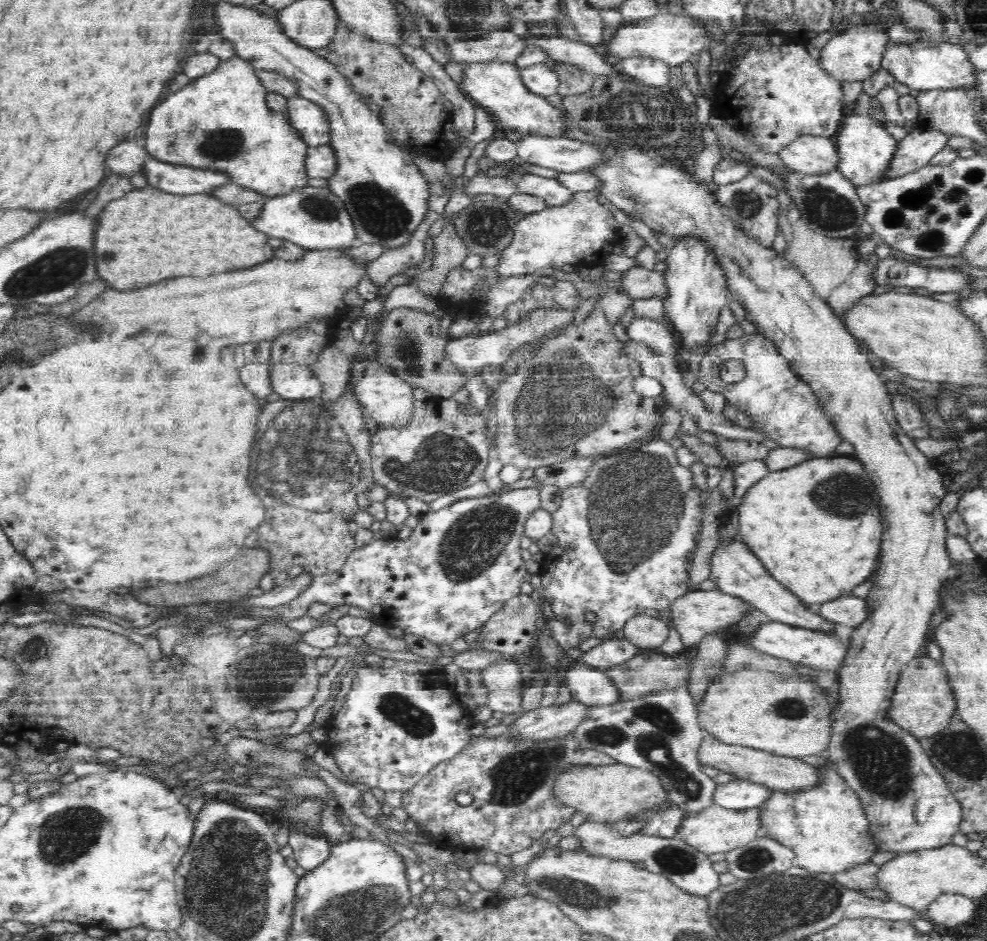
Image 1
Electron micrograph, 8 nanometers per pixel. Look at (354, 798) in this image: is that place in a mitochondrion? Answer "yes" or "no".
no

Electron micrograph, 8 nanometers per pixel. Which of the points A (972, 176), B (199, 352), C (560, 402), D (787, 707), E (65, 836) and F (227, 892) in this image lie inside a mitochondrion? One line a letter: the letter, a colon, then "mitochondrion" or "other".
A: mitochondrion
B: other
C: mitochondrion
D: mitochondrion
E: mitochondrion
F: mitochondrion

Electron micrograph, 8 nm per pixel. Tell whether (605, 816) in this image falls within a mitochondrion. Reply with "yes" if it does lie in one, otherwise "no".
no

